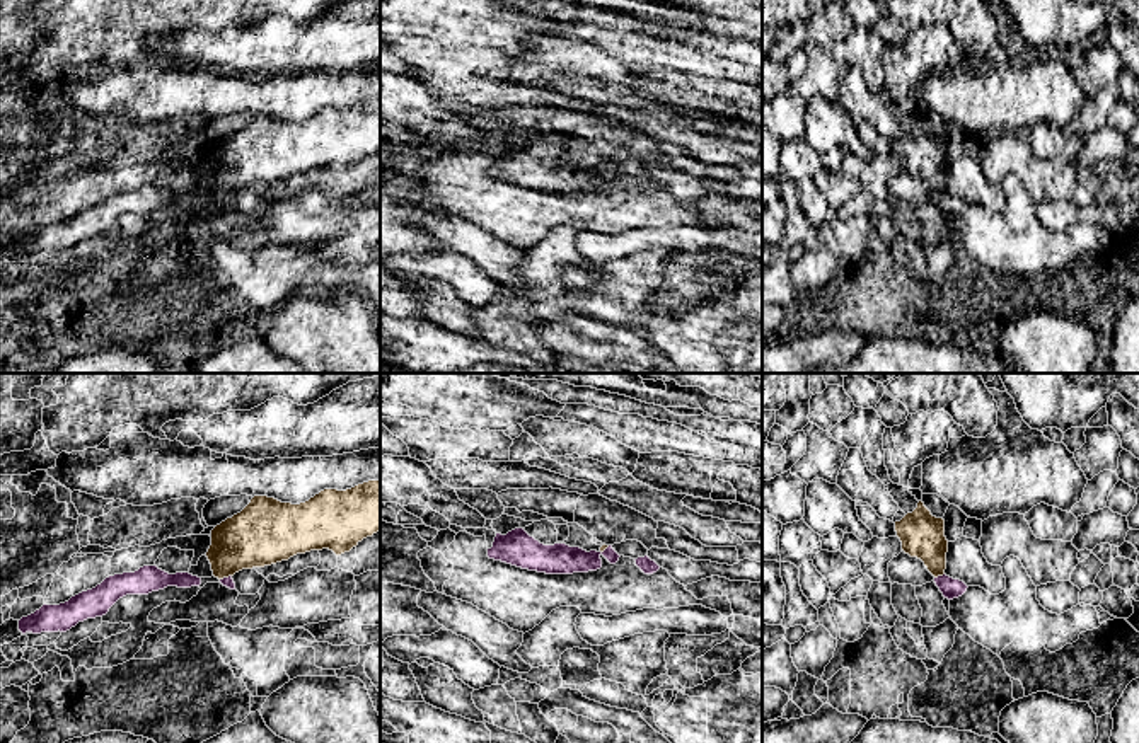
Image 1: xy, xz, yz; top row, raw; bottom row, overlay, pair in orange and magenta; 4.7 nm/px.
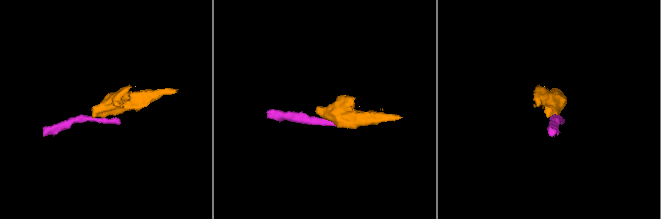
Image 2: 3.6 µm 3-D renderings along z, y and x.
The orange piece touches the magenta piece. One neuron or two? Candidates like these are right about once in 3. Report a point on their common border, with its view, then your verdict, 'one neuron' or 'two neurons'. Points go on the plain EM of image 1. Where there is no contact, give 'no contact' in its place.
yz (938, 193) | two neurons

